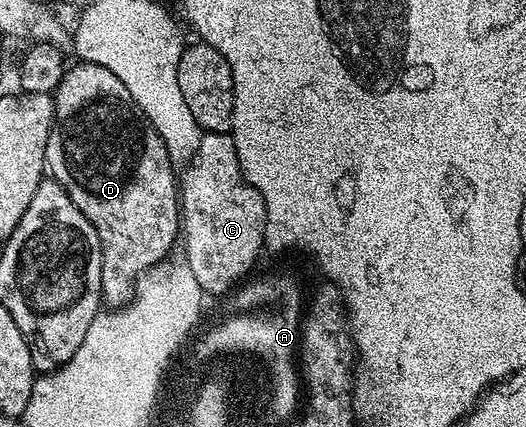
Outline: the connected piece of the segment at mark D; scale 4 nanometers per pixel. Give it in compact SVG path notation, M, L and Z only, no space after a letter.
M84 61L76 64L78 67L70 66L58 84L53 95L53 127L47 137L47 149L45 150L45 165L48 174L56 180L58 185L68 193L71 201L85 217L91 221L91 225L97 231L99 245L101 246L101 298L110 308L119 309L123 307L133 296L137 279L148 271L150 267L166 262L170 258L169 250L173 247L173 242L179 239L179 179L173 170L175 164L172 157L168 155L167 145L160 139L159 133L152 124L145 118L144 112L137 107L137 103L127 93L127 85L111 73L111 69L103 69L103 65L95 65Z

